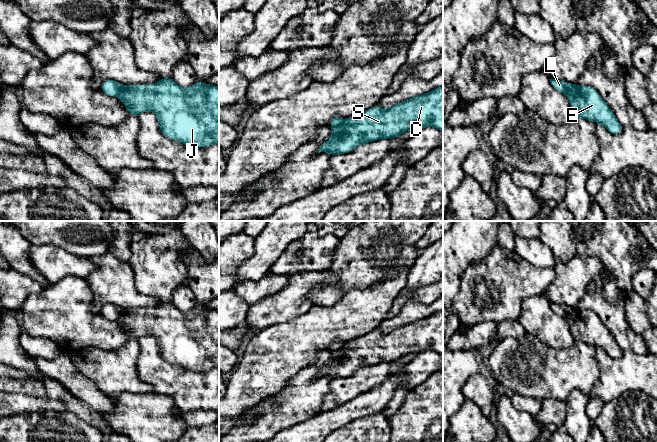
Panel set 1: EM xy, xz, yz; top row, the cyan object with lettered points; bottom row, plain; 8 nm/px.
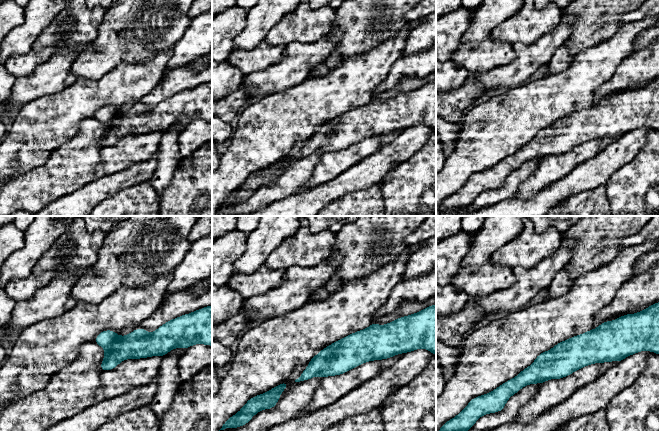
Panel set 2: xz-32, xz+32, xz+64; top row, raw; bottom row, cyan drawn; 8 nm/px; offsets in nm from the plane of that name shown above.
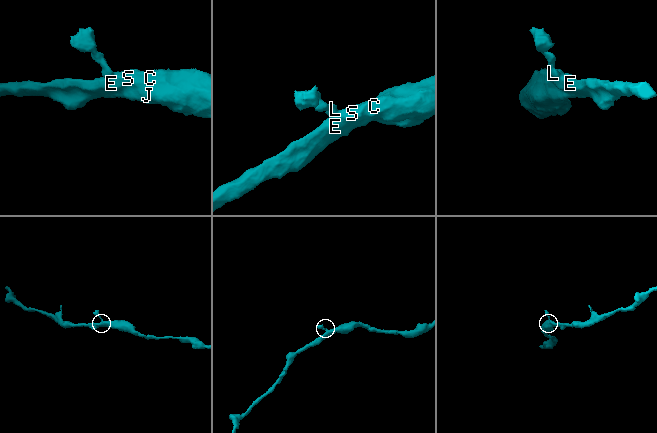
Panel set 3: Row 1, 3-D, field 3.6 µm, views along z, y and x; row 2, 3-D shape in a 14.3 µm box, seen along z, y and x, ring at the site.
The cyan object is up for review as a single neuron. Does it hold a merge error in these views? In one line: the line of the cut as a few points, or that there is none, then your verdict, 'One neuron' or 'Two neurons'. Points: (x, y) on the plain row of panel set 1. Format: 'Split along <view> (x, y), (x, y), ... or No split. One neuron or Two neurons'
Split along xz (344, 344), (332, 352). Two neurons

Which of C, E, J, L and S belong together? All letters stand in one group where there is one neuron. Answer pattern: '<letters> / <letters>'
C E J S / L

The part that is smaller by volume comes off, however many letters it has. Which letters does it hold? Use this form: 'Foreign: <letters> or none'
Foreign: L

